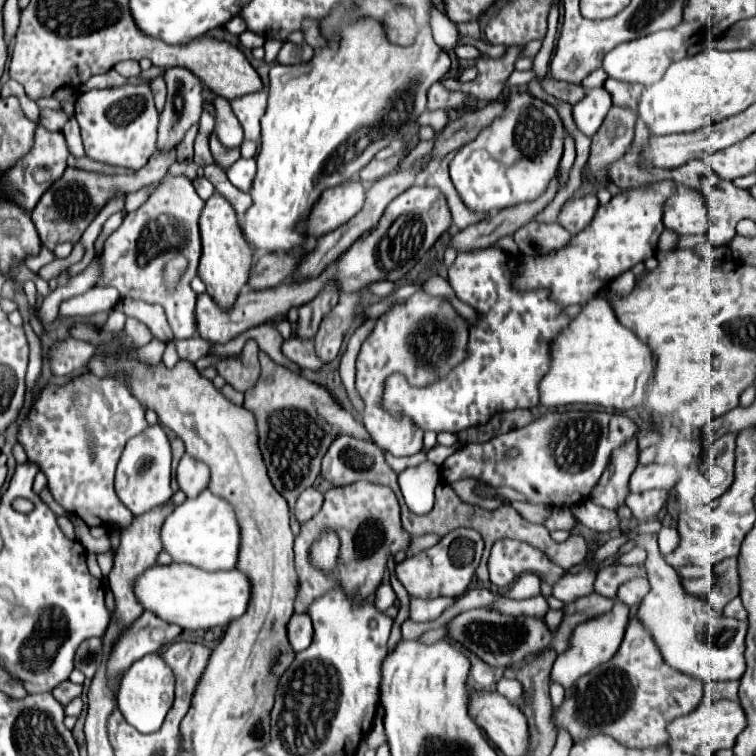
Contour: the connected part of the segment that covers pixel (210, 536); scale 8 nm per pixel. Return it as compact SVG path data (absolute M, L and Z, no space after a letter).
M204 489L198 497L186 499L182 505L178 505L164 521L162 543L176 563L190 563L204 571L234 569L240 551L238 519L226 499L214 495L210 489Z

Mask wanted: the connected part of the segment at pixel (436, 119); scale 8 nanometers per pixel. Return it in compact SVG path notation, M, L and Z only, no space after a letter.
M426 109L426 111L418 117L418 125L432 125L432 127L436 129L436 133L442 131L446 123L448 123L448 117L446 117L446 113L440 111L440 109L438 109L438 111Z

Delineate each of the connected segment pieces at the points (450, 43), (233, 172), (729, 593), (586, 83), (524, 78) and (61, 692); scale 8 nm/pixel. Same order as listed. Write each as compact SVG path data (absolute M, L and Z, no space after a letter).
M436 7L430 9L430 27L432 27L432 35L434 41L444 47L444 49L454 49L456 41L458 41L458 29L456 23L450 21L442 11L438 11Z
M240 157L228 171L228 179L232 185L236 185L240 191L250 191L254 175L256 175L256 161Z
M738 557L724 559L713 570L715 585L708 595L710 605L720 605L720 611L726 603L730 603L734 597L740 595L740 573L738 573Z
M596 69L596 71L592 71L588 77L584 77L584 81L582 81L582 87L584 87L584 89L602 87L602 85L604 85L604 81L606 81L606 73L604 73L602 69Z
M514 71L510 77L510 87L520 87L520 85L528 85L532 79L538 79L534 71Z
M64 681L64 683L60 683L54 691L52 691L52 695L62 703L62 705L68 705L74 697L78 697L82 693L82 685L74 685L74 683L70 683L70 681Z

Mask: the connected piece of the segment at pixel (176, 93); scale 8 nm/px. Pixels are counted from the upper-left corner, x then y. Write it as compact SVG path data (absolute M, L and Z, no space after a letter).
M174 67L174 69L168 69L164 71L164 79L166 79L166 85L168 85L168 101L166 101L166 107L160 115L160 127L158 127L158 151L162 153L168 153L172 149L176 149L184 135L188 133L188 129L196 123L200 123L200 115L202 115L202 83L196 75L192 75L190 71L182 69L182 67Z

